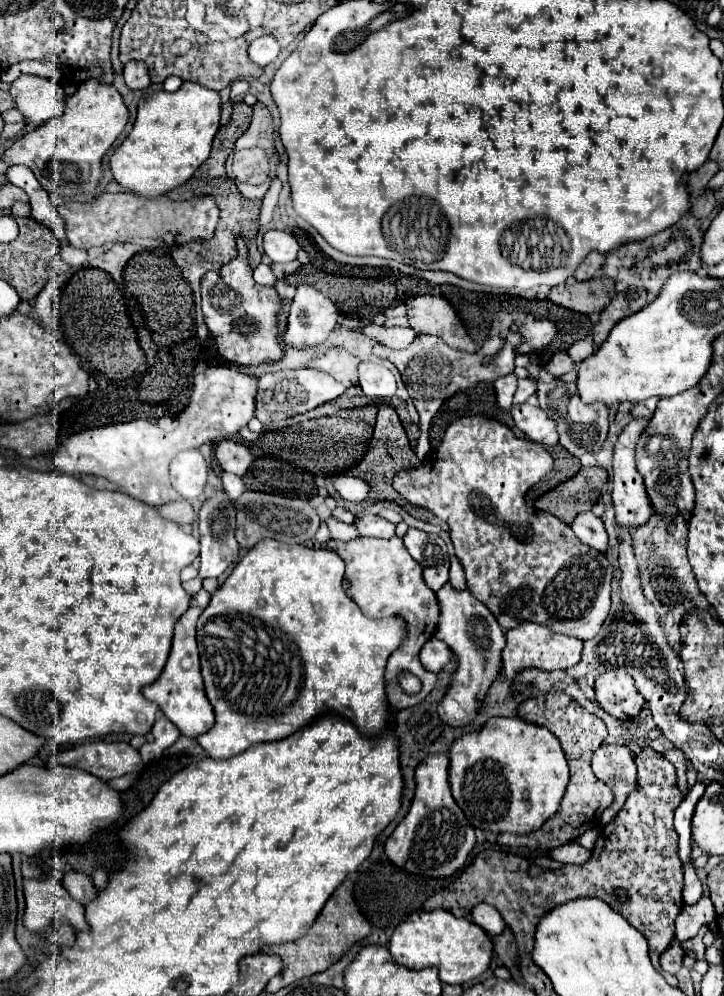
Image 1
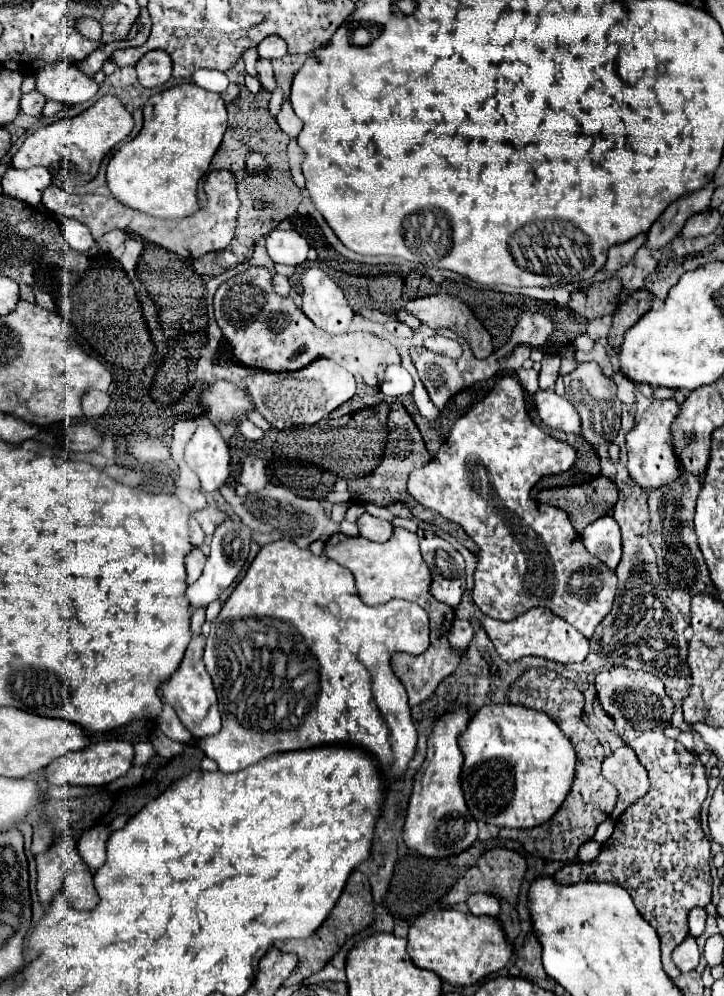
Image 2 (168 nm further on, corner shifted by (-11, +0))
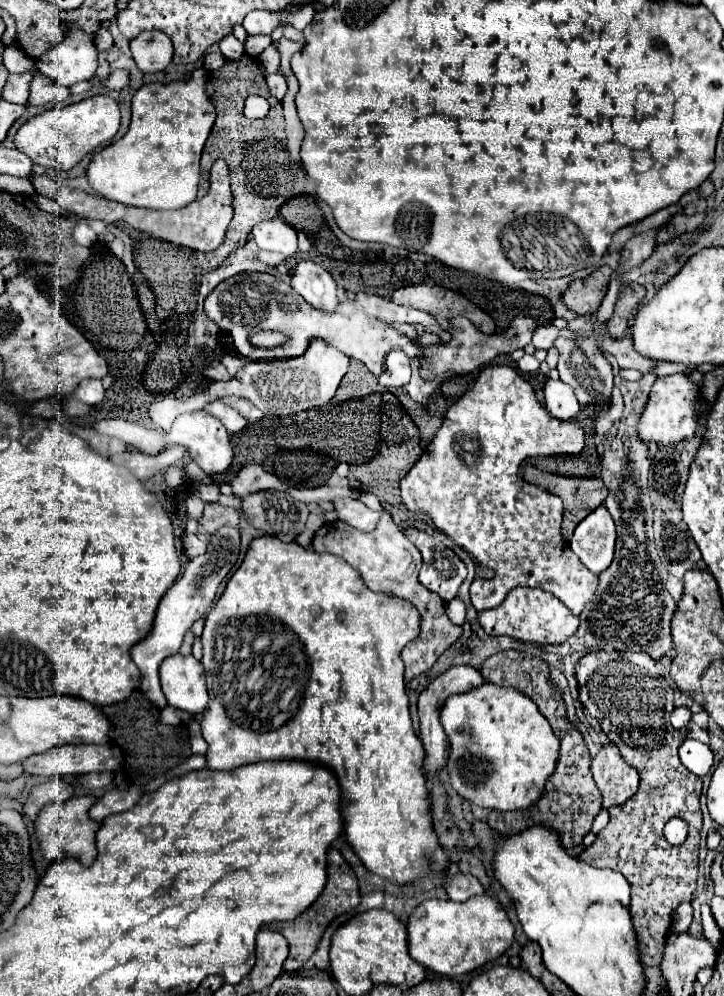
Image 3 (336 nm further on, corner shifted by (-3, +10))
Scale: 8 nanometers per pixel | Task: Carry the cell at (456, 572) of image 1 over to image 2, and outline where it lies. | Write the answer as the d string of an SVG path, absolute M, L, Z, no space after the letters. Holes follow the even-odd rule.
M465 590L459 606L455 608L455 614L457 614L457 618L469 620L469 622L473 622L477 616L477 622L485 628L487 636L495 644L495 650L499 652L499 656L505 662L517 662L523 656L541 656L541 658L547 658L547 660L553 660L559 664L571 664L571 662L583 662L589 654L589 640L579 630L575 630L571 624L567 624L565 620L557 618L555 614L551 614L549 610L543 610L543 608L529 610L527 614L523 614L511 622L499 622L499 620L487 618L483 612L475 614L475 606L471 604L469 590Z

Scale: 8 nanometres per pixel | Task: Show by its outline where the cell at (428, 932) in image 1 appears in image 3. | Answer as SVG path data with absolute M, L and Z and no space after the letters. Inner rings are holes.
M489 894L471 896L467 902L461 902L461 904L451 902L451 900L435 900L435 898L427 900L413 910L407 922L407 930L409 930L409 952L413 960L449 978L473 972L475 968L485 966L489 960L493 962L495 958L499 958L513 944L513 934L515 934L515 928L511 920L507 918L503 904Z

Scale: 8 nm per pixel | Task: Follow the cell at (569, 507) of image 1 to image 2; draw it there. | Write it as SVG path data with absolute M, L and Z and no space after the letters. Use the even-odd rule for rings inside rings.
M597 476L585 484L543 490L537 498L543 504L565 510L571 524L581 534L587 524L611 512L617 502L617 486L611 478Z

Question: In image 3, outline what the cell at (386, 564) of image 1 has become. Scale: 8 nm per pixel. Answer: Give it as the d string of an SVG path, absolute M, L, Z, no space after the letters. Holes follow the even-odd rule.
M383 514L373 532L355 530L353 526L349 526L347 522L341 522L341 520L325 524L315 532L313 550L329 552L329 554L343 558L355 570L359 570L361 578L373 592L383 592L389 596L403 598L419 610L419 616L423 622L421 632L415 640L411 640L403 648L403 654L401 654L403 662L405 662L405 680L407 682L413 676L427 672L427 668L431 668L435 664L439 654L461 636L461 626L455 626L445 614L445 602L435 592L431 592L429 588L425 588L419 582L417 576L419 576L419 568L421 568L421 552L409 542L407 536L403 536L403 532L391 520L391 514Z

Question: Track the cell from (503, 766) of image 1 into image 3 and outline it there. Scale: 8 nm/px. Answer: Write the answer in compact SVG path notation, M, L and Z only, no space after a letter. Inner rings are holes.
M485 682L465 694L449 696L441 708L441 724L451 746L447 760L449 778L461 798L491 810L521 810L539 800L539 792L543 790L547 776L551 776L555 770L555 760L559 758L559 740L531 698L511 688Z

